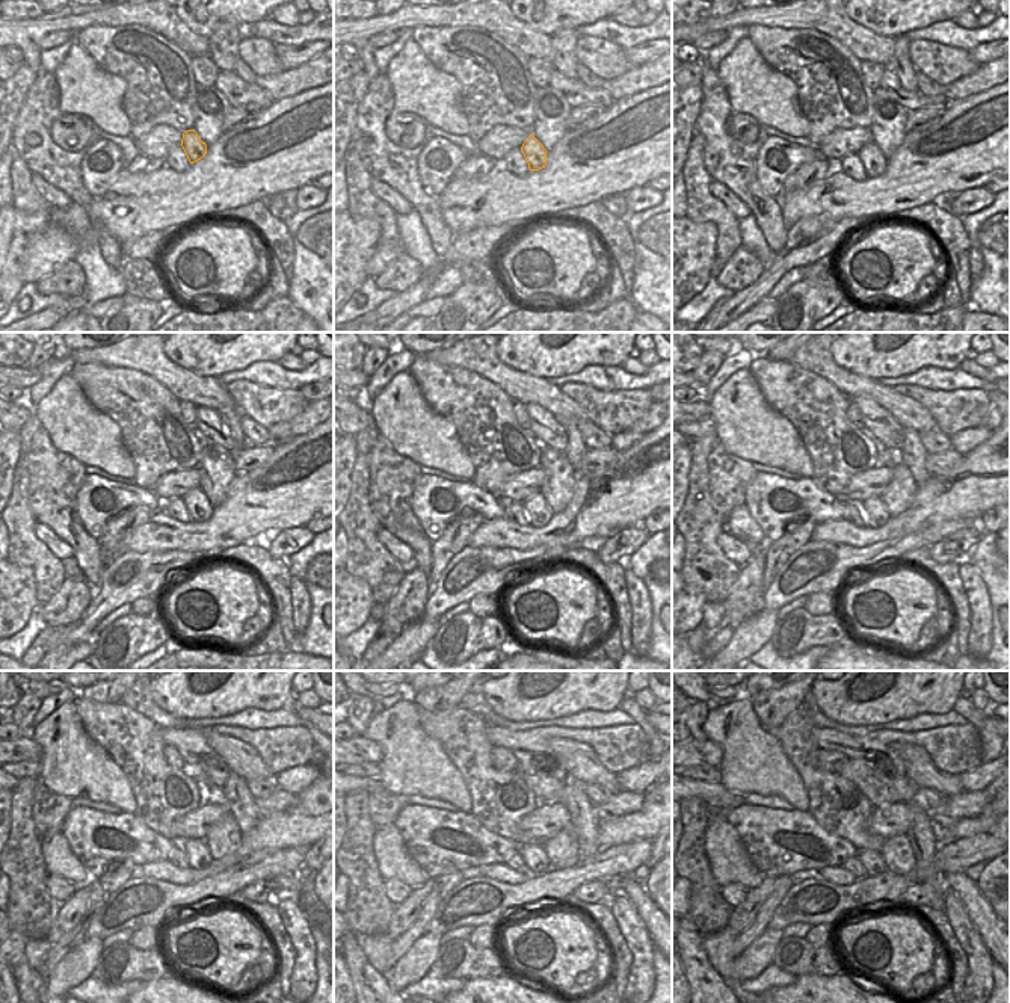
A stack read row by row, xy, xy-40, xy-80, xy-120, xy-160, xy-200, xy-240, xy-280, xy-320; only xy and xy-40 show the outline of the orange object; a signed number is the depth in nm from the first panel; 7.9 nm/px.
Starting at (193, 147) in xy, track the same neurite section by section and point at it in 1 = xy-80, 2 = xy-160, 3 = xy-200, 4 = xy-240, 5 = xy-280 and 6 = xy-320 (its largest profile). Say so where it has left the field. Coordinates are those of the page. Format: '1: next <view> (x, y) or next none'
1: next xy-80 (873, 160)
2: next xy-160 (538, 512)
3: next xy-200 (874, 511)
4: next xy-240 (195, 849)
5: next xy-280 (535, 857)
6: next xy-320 (873, 861)

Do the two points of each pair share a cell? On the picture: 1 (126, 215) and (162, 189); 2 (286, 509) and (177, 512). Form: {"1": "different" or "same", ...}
{"1": "same", "2": "different"}

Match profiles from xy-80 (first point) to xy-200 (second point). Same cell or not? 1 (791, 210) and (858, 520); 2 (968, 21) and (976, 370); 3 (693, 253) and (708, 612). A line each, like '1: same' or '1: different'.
1: different
2: same
3: different

